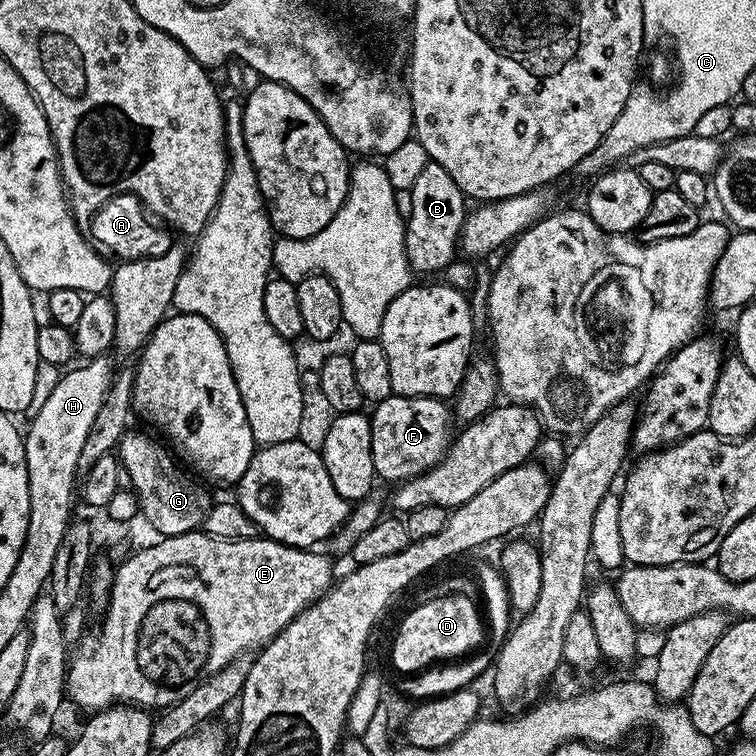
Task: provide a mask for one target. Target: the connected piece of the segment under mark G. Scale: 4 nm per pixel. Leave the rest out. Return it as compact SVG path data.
M129 431L118 445L118 460L126 473L127 483L139 500L139 515L145 516L149 526L160 532L156 534L161 537L197 531L212 508L214 497L195 475L189 474L177 463L173 453L159 439L156 440L151 440L144 432Z

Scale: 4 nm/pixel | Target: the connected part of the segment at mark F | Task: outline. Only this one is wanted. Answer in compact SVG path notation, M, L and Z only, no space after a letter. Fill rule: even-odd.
M388 396L371 409L372 457L374 470L381 481L403 482L429 472L448 453L454 428L448 425L450 408L434 396Z

